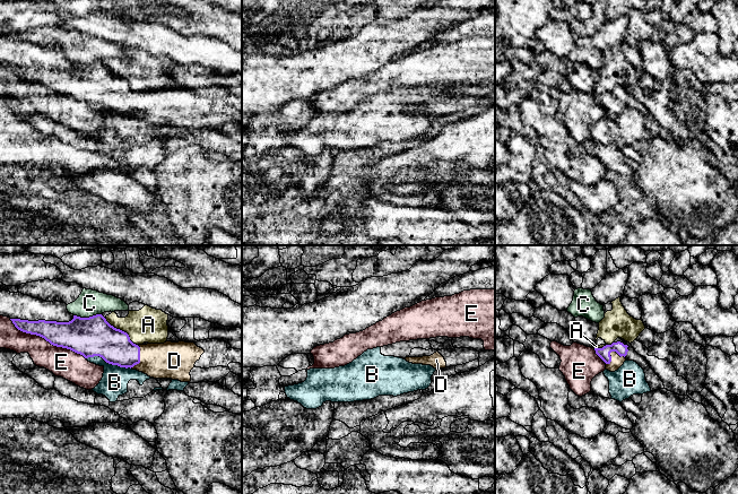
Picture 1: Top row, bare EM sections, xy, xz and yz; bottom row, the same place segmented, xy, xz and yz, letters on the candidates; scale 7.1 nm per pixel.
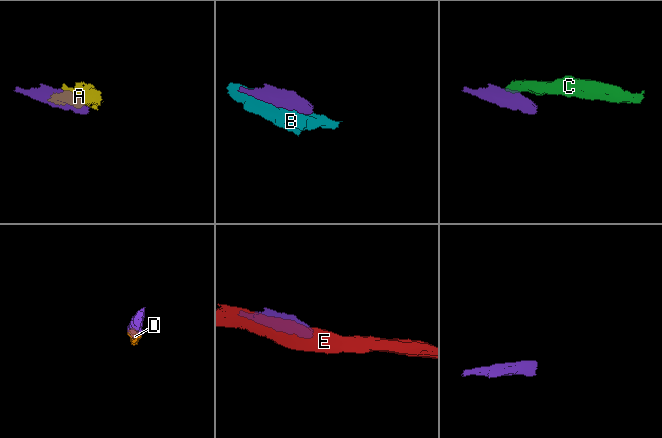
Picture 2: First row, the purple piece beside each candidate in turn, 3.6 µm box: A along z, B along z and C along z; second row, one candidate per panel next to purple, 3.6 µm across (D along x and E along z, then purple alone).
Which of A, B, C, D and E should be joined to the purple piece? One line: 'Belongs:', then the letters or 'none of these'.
Belongs: D

